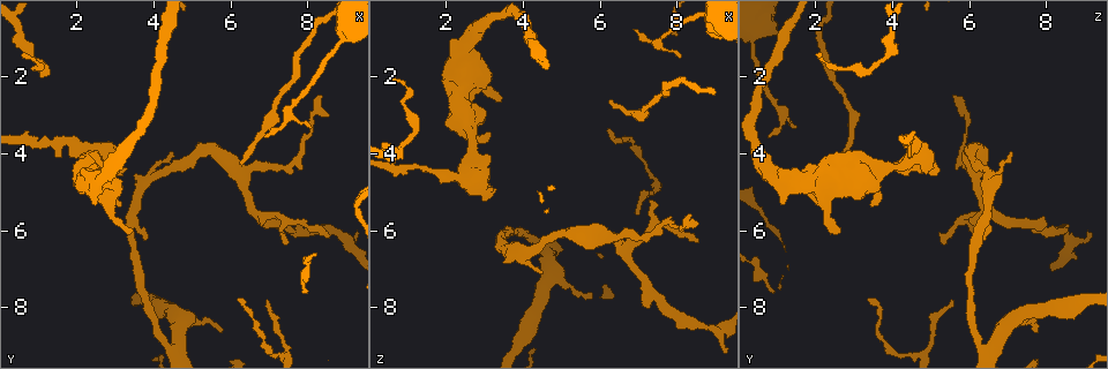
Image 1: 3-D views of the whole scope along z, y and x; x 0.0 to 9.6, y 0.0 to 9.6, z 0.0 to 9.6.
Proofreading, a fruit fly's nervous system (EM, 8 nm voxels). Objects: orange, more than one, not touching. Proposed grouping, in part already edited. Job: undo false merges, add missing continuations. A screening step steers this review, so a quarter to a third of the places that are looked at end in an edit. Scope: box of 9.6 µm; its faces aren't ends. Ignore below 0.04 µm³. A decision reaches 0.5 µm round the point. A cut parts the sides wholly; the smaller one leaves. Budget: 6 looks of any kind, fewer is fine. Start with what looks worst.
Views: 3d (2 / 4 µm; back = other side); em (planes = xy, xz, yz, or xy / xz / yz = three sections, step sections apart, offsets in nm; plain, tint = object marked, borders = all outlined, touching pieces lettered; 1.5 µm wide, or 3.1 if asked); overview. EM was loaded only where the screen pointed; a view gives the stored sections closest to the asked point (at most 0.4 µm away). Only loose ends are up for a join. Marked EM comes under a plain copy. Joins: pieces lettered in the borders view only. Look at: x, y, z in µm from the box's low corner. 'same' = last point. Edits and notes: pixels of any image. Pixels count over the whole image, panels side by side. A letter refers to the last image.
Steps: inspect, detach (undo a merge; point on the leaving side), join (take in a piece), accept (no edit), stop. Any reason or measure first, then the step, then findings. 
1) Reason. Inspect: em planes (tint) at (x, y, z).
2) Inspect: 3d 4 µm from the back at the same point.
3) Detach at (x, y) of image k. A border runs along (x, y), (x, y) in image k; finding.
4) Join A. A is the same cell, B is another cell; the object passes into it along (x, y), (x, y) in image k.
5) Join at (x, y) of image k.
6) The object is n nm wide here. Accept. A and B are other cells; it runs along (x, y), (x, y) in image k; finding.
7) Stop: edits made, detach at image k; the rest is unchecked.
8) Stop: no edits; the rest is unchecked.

Thin end. Inspect: 3d 2 µm at (4.40, 3.90, 7.00).

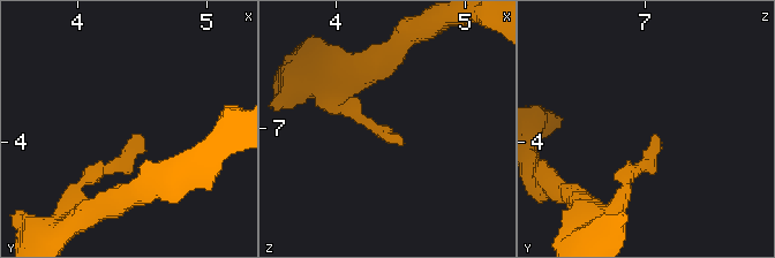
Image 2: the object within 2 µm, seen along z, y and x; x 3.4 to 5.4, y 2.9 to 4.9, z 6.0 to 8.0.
Shape alone is not enough. Inspect: em planes (borders) at (4.46, 3.96, 7.02).

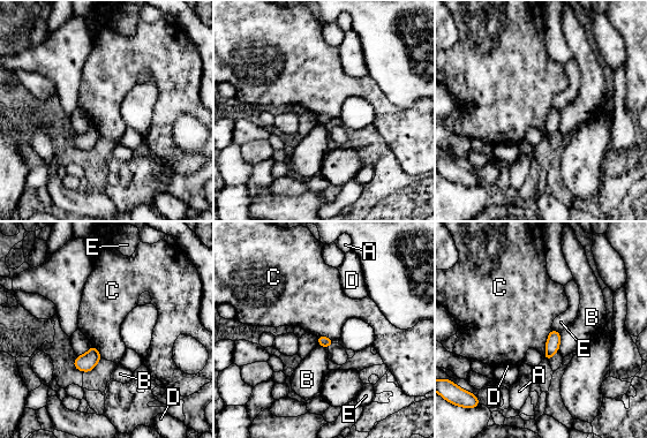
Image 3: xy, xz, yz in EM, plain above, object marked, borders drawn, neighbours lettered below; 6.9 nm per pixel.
Accept. A, B, C, D and E are other cells; a border runs along (551, 329), (543, 356) in image 3; none of them fits.

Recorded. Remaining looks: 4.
Thin end. Inspect: em planes (tint) at (3.40, 5.95, 2.60).

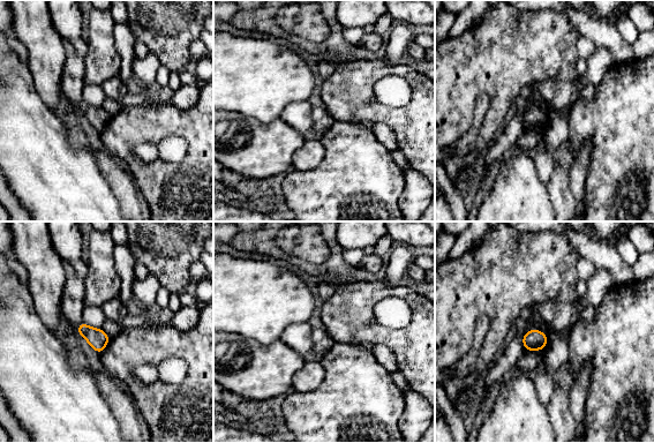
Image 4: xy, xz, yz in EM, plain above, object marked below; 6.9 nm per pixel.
What lies round it. Inspect: em planes (borders) at the same point.

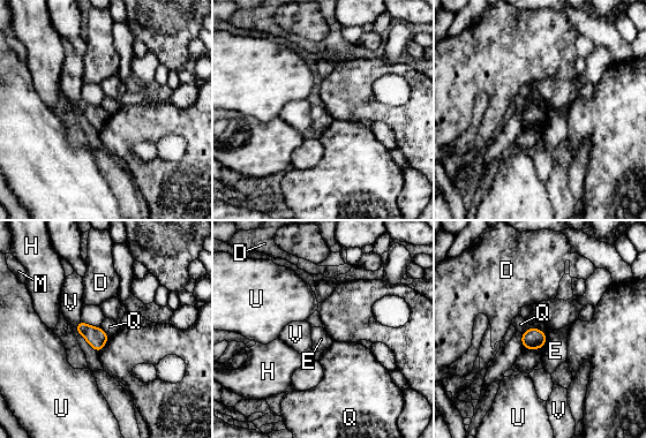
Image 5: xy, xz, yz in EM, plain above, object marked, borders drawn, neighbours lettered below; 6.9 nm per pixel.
The object is 140 nm wide here. Accept. D, E, H, M, Q, U and V are other cells; a border runs along (546, 333), (530, 327), (521, 334) in image 5; none of them fits.

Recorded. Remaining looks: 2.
Long arm stops here. Inspect: em xz step 8 (borders) at (8.40, 2.45, 5.60).

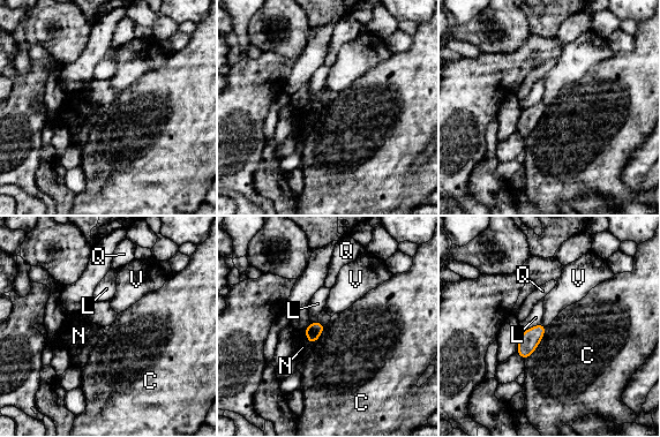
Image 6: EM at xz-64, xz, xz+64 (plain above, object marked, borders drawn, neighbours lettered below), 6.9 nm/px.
Inspect: em planes (borders) at the same point.

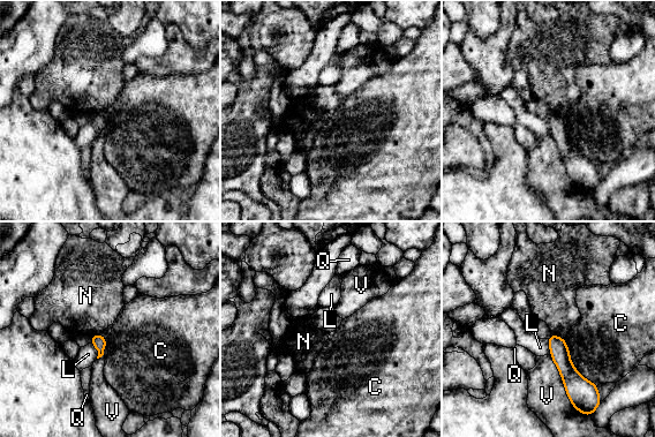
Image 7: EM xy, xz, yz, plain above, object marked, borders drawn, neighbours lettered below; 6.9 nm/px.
Accept. C, L, N, Q and V are other cells; it runs along (551, 338), (566, 370), (587, 391) in image 7; no lettered piece goes on from it.

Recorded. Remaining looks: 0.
Stop: no edits; the rest is unchecked.

